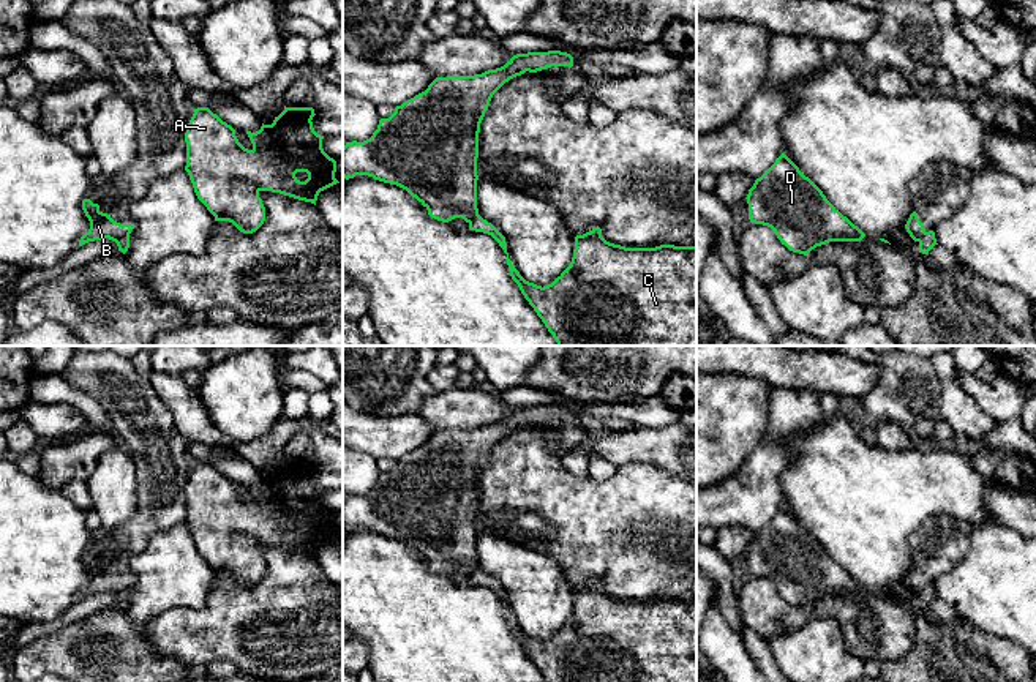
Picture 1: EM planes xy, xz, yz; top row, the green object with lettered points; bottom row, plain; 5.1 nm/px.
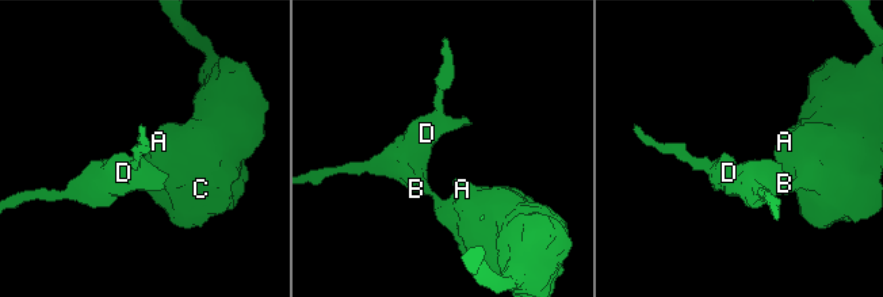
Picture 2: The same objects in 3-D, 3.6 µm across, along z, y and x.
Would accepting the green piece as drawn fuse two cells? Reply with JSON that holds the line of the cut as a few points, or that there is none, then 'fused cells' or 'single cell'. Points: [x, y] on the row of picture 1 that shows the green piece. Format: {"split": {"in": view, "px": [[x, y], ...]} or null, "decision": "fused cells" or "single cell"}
{"split": {"in": "xy", "px": [[128, 234], [116, 242]]}, "decision": "fused cells"}

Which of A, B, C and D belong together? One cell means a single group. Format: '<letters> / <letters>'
A C / B D

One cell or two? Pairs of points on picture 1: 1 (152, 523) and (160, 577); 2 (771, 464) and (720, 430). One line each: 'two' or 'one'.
1: two
2: two

